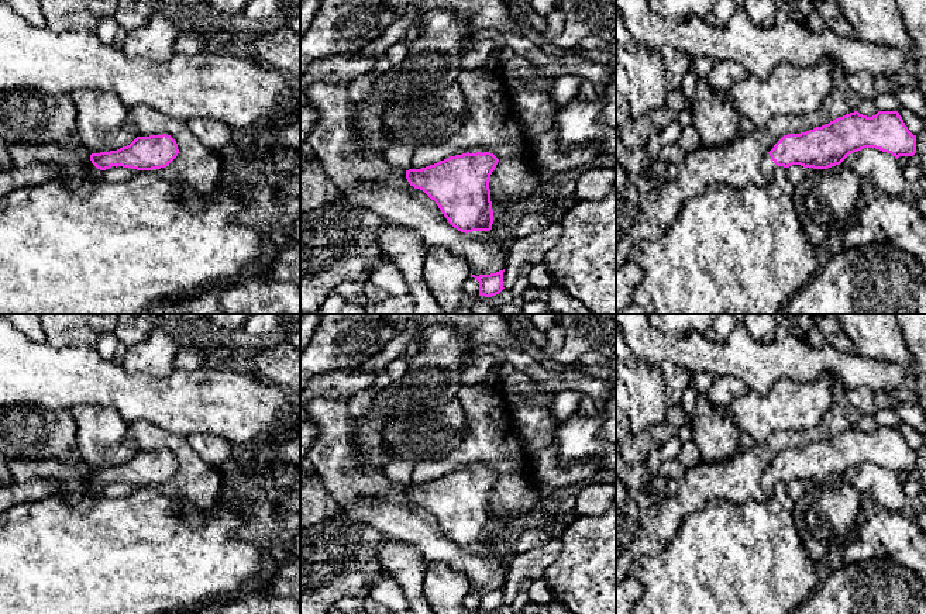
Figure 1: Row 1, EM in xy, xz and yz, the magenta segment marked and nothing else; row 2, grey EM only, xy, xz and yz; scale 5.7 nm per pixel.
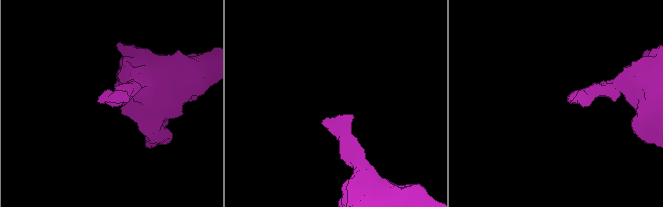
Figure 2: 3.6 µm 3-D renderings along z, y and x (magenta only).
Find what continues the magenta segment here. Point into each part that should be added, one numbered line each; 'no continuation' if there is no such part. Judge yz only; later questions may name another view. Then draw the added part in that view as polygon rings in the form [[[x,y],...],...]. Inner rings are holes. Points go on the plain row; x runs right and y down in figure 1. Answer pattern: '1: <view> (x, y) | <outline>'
1: yz (767, 480) | [[[767,469],[764,472],[763,477],[761,477],[761,487],[763,487],[767,499],[771,499],[772,497],[775,484],[777,484],[777,480],[771,475],[770,469]]]

